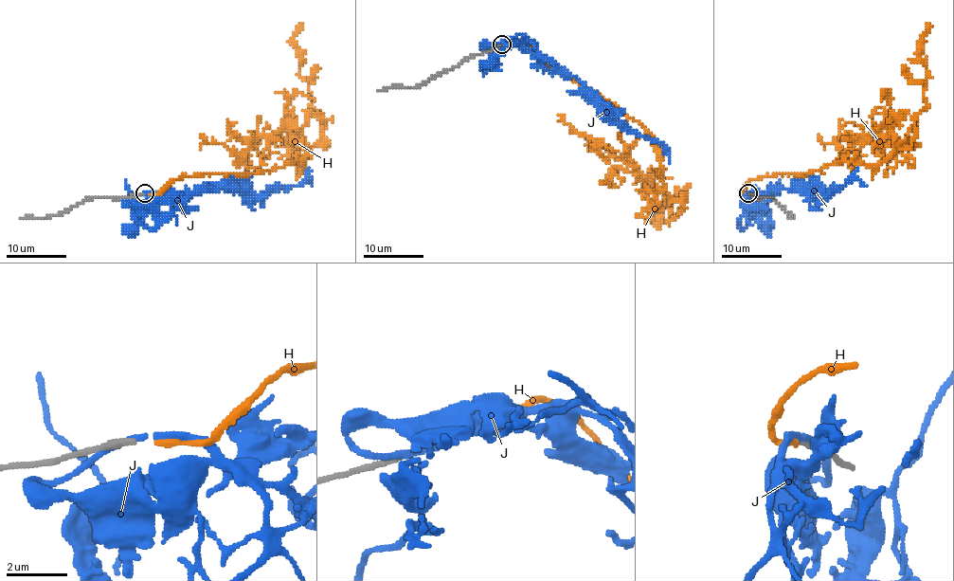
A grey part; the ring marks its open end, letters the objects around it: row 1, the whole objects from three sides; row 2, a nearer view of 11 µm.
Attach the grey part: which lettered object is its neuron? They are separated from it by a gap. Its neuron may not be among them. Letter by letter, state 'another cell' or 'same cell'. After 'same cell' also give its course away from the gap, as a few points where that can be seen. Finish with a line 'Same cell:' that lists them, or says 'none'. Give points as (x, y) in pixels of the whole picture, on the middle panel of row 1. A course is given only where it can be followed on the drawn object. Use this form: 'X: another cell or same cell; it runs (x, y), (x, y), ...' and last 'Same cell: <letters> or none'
H: same cell; it runs (506, 44), (521, 39), (656, 144), (666, 193), (684, 206), (670, 222), (652, 219), (659, 226)
J: another cell
Same cell: H

